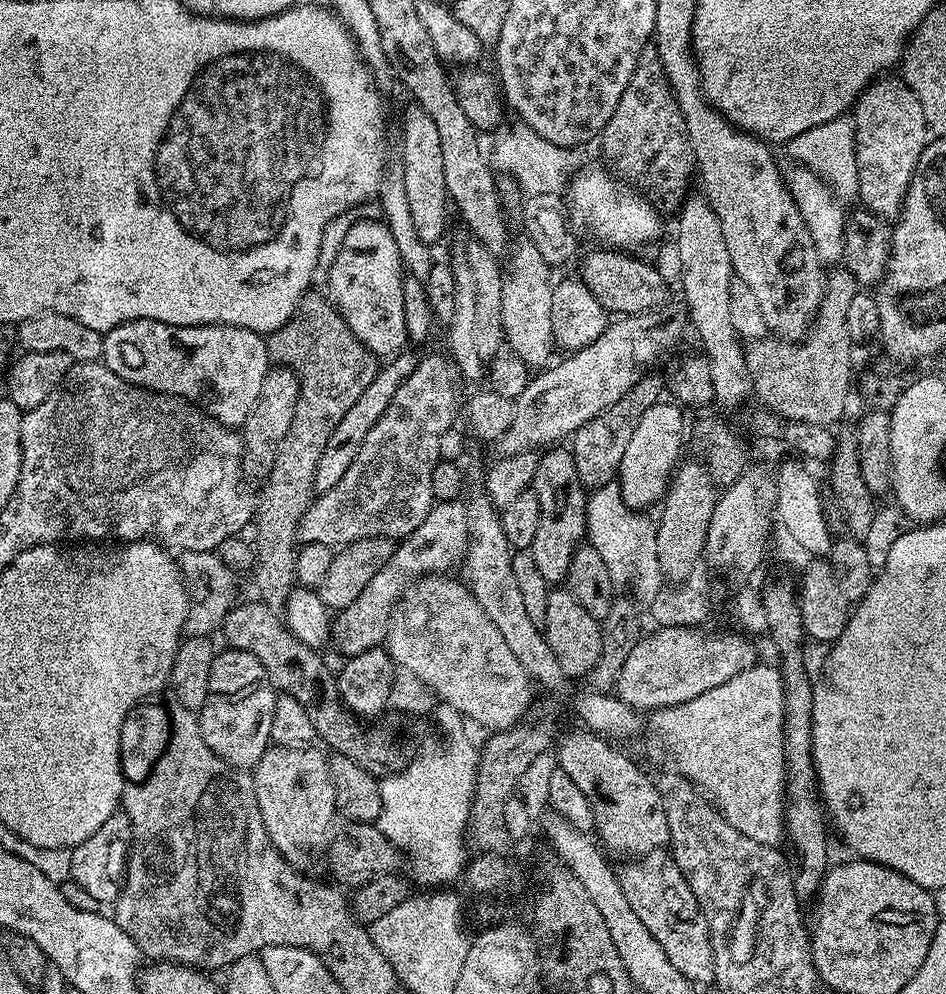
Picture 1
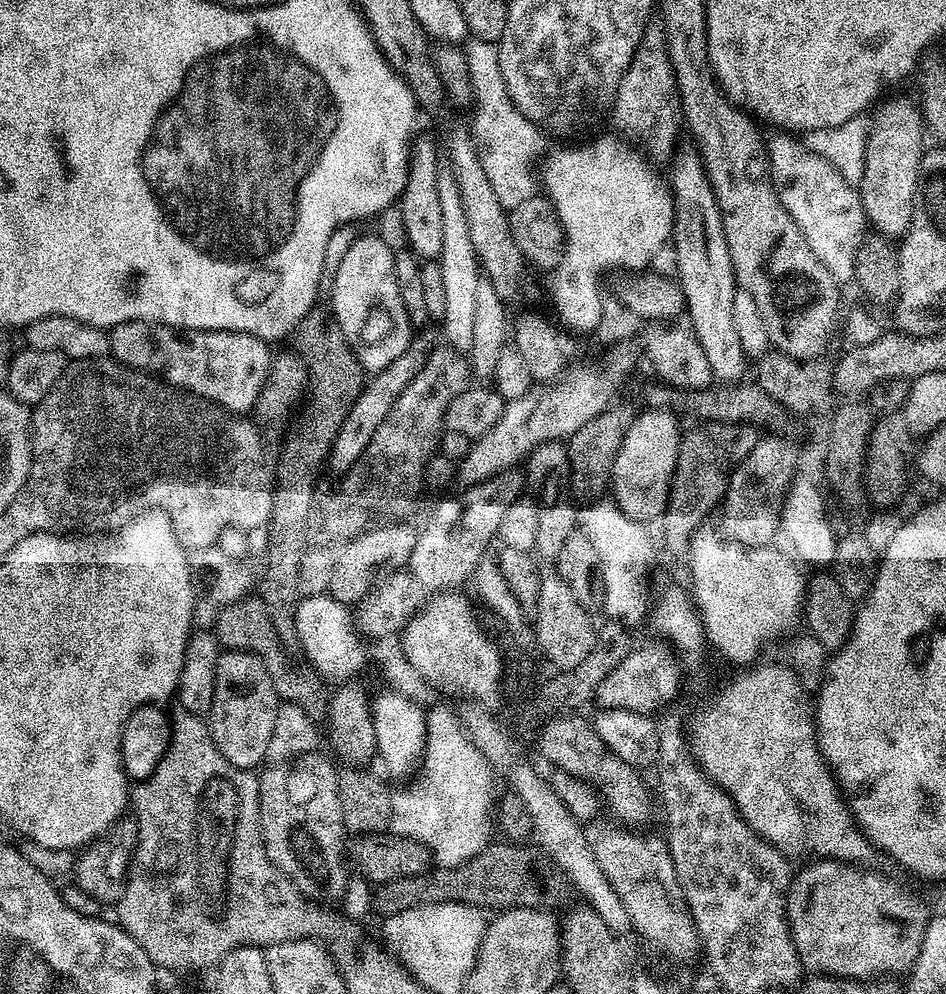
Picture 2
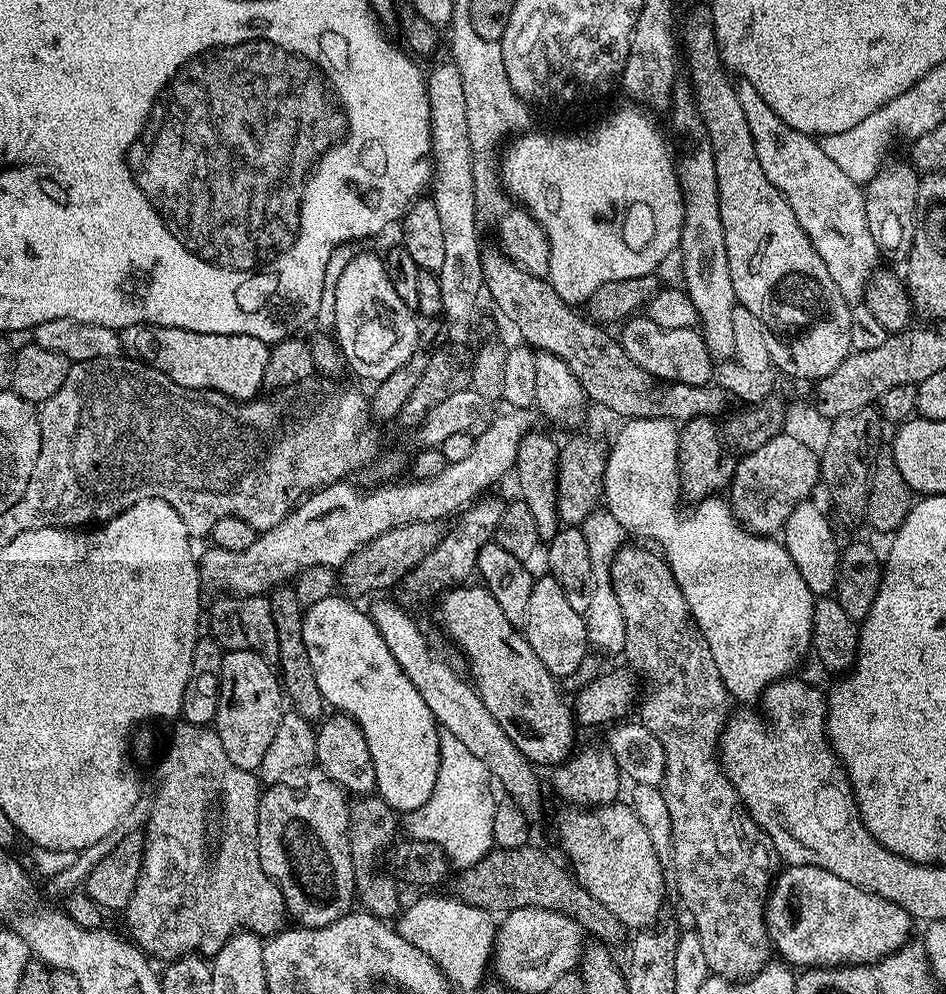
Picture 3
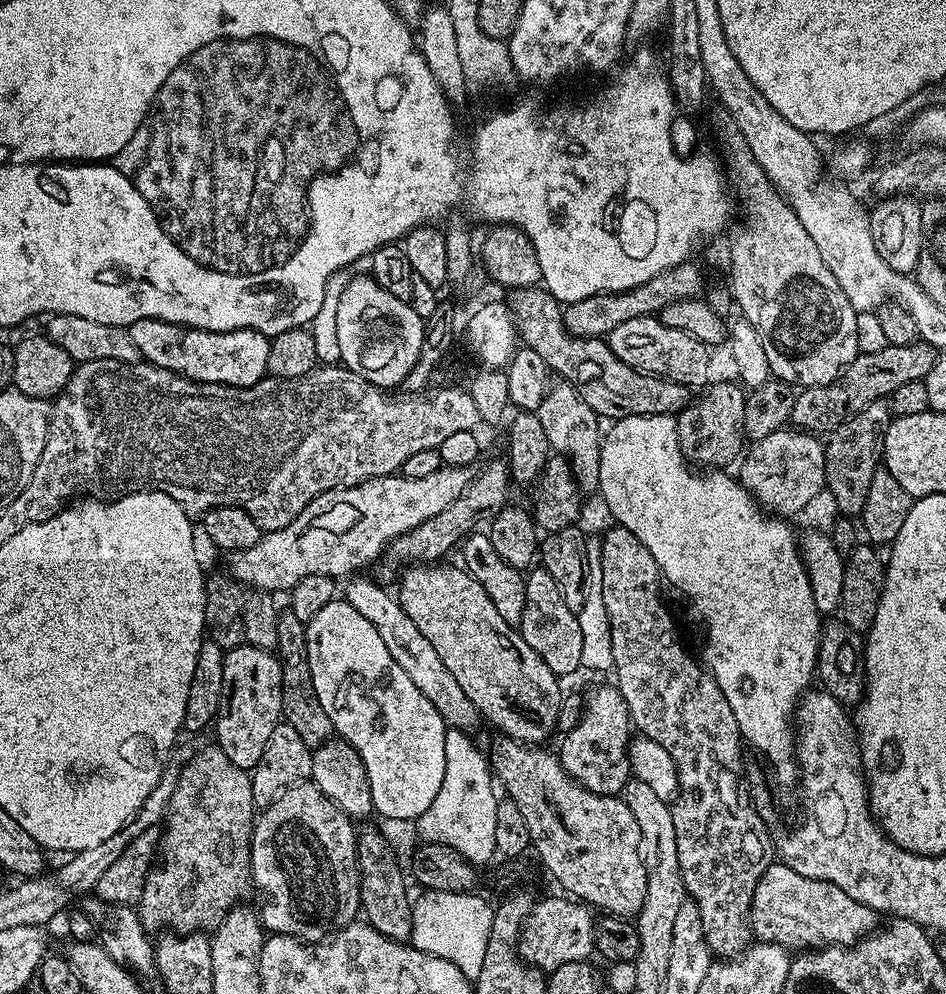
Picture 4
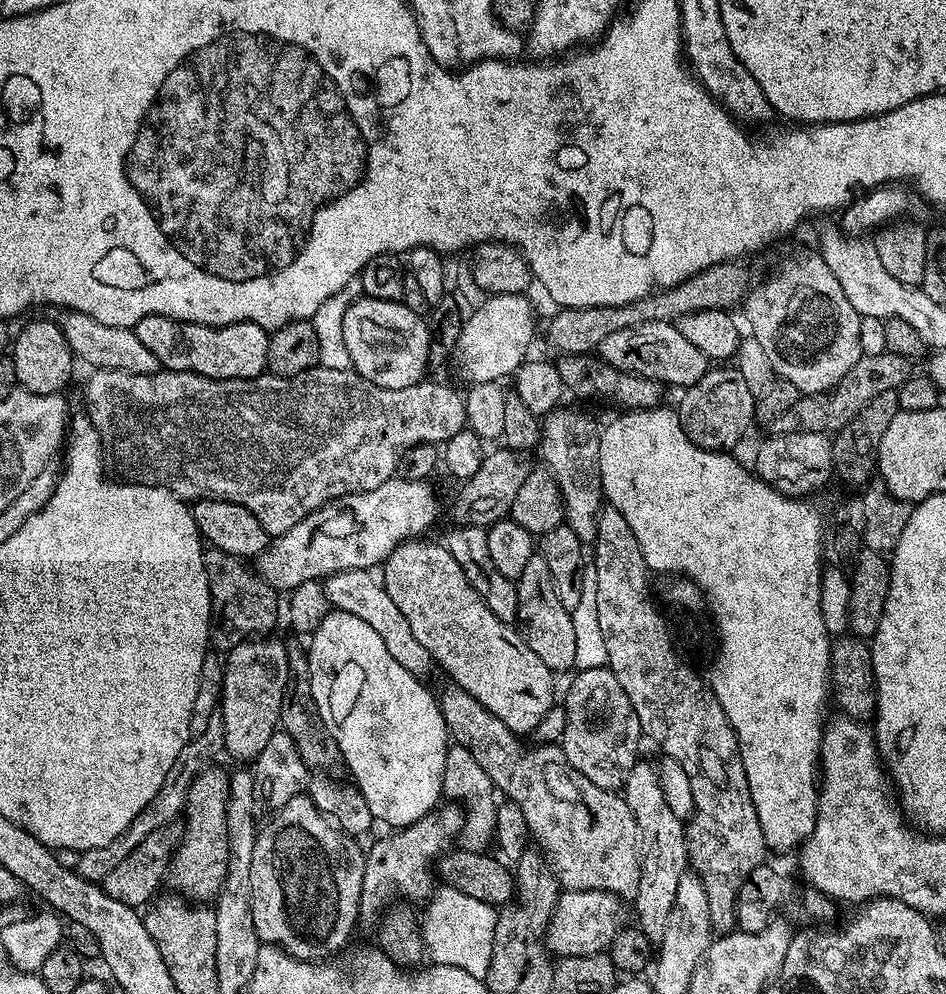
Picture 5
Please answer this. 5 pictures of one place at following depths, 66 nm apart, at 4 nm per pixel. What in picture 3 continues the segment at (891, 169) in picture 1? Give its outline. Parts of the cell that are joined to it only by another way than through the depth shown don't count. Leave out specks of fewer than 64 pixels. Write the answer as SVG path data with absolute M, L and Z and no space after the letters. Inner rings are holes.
M888 162L864 188L866 226L870 226L870 234L885 261L888 259L904 262L908 259L916 233L916 203L920 182L921 177L911 163Z

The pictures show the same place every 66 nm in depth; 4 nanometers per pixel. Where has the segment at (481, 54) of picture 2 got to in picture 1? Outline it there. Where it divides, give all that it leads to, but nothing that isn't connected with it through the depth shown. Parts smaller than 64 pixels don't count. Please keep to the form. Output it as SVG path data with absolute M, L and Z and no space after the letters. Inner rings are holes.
M522 122L517 125L504 136L497 138L494 154L492 153L492 162L499 171L500 169L506 170L525 191L524 194L527 197L534 194L563 195L571 185L572 177L585 168L591 167L595 163L594 156L601 155L599 137L592 139L588 144L566 148L547 142Z

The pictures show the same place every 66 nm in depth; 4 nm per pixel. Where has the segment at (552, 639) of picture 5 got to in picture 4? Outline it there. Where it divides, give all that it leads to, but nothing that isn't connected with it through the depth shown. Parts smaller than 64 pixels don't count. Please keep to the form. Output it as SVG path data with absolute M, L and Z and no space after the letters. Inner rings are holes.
M536 566L524 577L526 586L526 606L522 610L522 622L518 629L521 638L550 666L557 678L565 678L571 672L580 672L582 664L582 631L577 613L562 602L562 594L558 590L558 582L550 578L543 566Z

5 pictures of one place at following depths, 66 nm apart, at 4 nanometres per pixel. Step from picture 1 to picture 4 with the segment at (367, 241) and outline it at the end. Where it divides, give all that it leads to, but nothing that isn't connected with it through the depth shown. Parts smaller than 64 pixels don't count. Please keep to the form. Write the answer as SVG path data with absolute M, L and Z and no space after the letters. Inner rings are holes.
M353 275L345 286L340 297L334 304L337 308L337 338L338 350L340 351L339 363L349 368L354 374L366 378L378 389L392 390L395 386L403 385L404 379L414 370L414 362L418 362L420 351L424 343L424 329L426 321L414 314L411 303L407 300L394 298L371 275Z

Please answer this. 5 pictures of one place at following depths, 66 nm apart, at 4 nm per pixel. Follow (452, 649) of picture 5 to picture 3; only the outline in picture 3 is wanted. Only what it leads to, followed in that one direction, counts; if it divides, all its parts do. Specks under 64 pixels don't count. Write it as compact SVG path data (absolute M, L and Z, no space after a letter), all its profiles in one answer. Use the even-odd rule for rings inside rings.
M483 586L468 587L449 588L439 597L440 620L448 627L449 634L464 647L464 652L472 663L471 679L476 693L480 695L482 702L486 702L486 710L494 714L494 722L498 722L498 726L506 730L506 738L510 738L510 742L514 742L514 746L522 750L528 761L545 760L548 766L563 764L573 755L572 743L576 740L576 732L572 729L573 709L568 704L564 705L564 700L556 689L557 677L552 676L546 666L542 666L538 654L534 654L534 650L528 645L528 638L523 631L510 626L506 614L502 614L502 606L494 602L494 594L490 594Z

